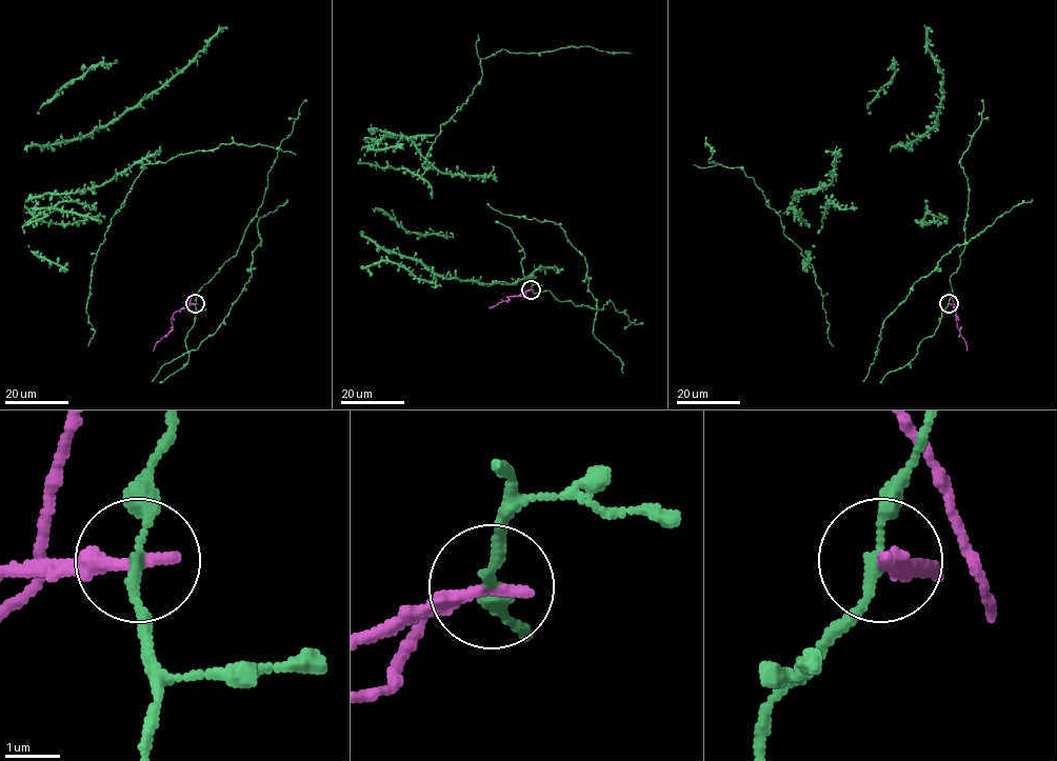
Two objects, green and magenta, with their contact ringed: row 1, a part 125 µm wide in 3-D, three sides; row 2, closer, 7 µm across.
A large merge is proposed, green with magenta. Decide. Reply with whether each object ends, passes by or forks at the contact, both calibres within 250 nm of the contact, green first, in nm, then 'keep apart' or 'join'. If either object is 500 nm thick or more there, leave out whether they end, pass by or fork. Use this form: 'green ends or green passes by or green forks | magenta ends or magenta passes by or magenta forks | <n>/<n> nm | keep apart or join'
green passes by | magenta ends | 160/300 nm | keep apart

